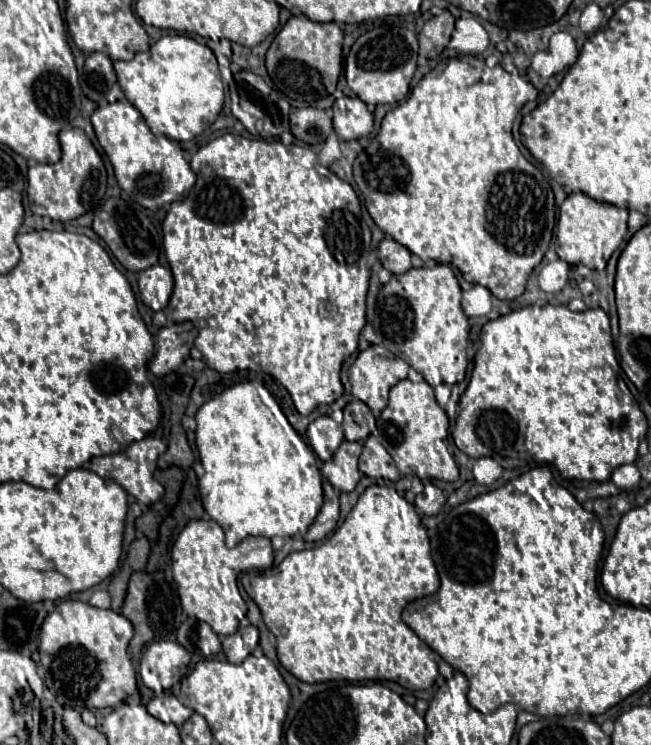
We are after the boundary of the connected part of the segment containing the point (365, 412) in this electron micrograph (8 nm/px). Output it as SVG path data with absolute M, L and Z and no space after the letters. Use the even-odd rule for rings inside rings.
M353 400L343 411L342 428L346 440L362 442L370 436L380 439L380 432L376 426L376 419L366 404Z

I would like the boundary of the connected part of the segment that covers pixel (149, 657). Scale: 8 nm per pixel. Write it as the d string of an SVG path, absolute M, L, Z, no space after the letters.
M156 639L140 660L140 678L156 696L164 696L186 674L188 650L176 641Z

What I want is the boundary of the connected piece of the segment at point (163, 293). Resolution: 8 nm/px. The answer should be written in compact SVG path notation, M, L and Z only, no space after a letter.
M156 264L140 272L140 278L138 278L140 298L154 312L162 310L168 304L172 288L174 288L174 278L168 268Z

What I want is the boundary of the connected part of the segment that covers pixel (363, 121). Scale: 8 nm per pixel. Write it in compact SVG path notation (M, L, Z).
M342 96L332 106L334 130L340 140L358 140L374 128L374 118L366 104L356 96Z

